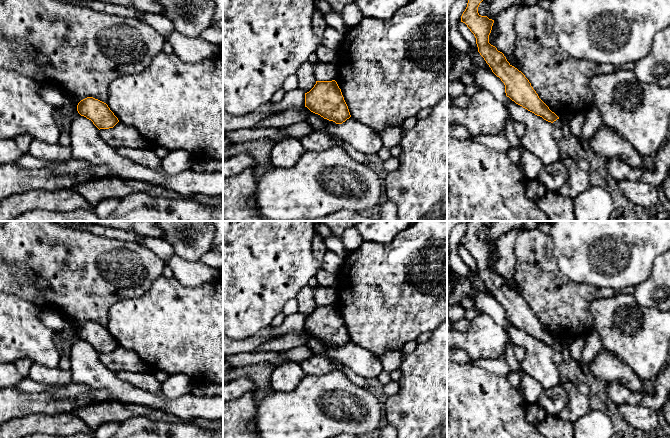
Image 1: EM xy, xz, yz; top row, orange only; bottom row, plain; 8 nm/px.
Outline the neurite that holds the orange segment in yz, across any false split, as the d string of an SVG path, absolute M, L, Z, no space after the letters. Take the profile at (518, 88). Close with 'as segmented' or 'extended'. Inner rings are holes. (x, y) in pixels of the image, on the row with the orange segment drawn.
M468 0L467 7L461 16L461 22L467 25L476 38L478 52L492 72L504 83L507 97L535 115L553 123L559 117L539 98L525 75L512 66L504 54L489 43L494 20L478 13L478 7L482 1Z; as segmented

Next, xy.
M93 97L81 100L77 105L77 111L81 116L91 120L99 130L113 128L119 122L106 103Z; as segmented

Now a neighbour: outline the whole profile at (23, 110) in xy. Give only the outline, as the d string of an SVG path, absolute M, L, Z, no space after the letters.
M0 68L0 140L27 134L57 144L61 130L55 122L56 111L43 99L36 80Z

